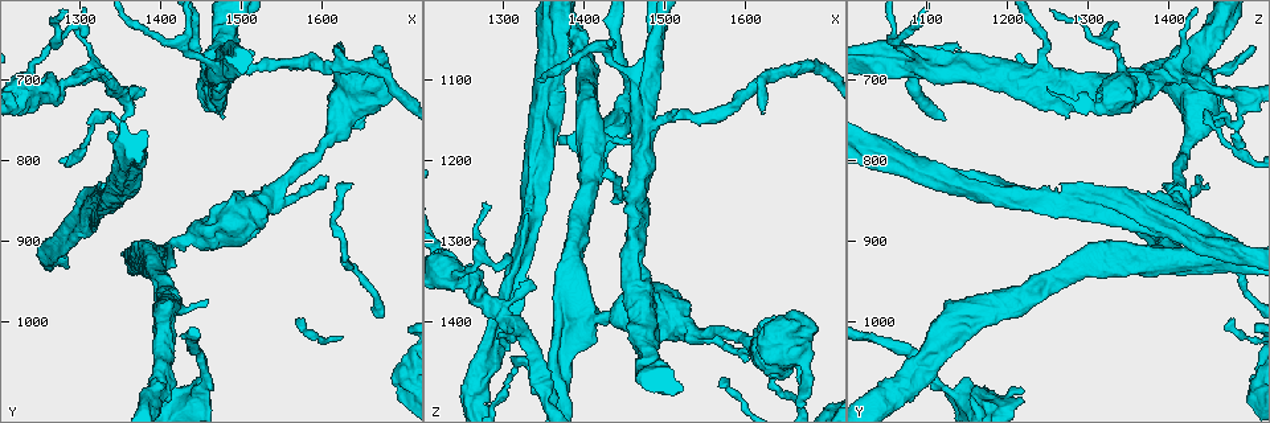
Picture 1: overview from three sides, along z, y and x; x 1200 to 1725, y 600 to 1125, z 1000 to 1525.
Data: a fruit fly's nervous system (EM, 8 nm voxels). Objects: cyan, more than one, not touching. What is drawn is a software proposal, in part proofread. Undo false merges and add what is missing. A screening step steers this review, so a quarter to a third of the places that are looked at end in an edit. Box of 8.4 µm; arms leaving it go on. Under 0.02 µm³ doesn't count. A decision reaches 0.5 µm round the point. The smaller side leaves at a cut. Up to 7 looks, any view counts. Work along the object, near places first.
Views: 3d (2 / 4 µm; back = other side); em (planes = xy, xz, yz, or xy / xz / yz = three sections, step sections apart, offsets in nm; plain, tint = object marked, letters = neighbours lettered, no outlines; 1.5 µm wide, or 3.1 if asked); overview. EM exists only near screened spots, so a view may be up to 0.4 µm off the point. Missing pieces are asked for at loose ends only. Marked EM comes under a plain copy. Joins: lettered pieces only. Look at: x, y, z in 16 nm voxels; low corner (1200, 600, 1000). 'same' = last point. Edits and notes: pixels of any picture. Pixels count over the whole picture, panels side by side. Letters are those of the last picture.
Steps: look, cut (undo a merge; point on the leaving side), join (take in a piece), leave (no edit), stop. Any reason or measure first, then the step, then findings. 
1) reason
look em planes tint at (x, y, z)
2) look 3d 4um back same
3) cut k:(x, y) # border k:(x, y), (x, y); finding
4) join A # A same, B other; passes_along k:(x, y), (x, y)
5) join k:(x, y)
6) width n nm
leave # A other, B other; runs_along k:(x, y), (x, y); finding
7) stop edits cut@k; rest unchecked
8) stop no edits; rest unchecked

branch stops here
look 3d 4um at (1605, 820, 1440)

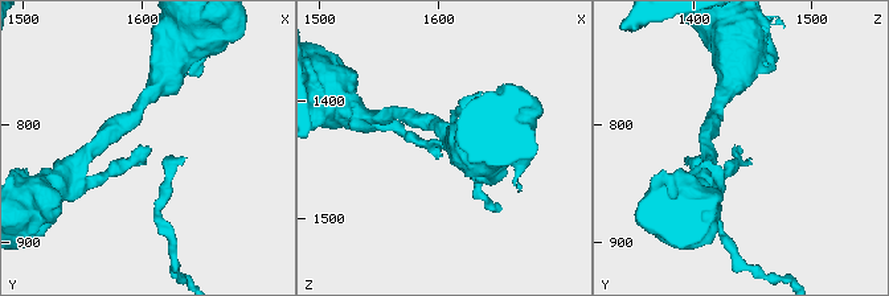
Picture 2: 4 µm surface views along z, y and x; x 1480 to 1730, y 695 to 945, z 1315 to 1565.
look em xz step 4 letters at (1606, 820, 1440)

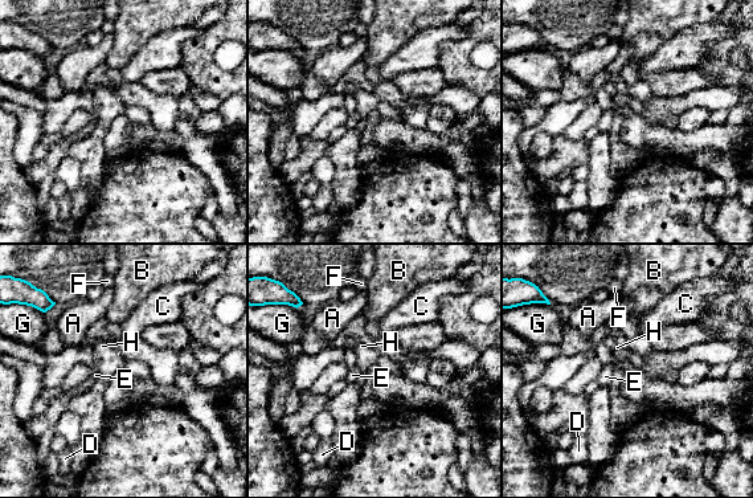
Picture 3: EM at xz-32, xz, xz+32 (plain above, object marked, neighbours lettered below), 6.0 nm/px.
another direction
look em xy step 4 letters same

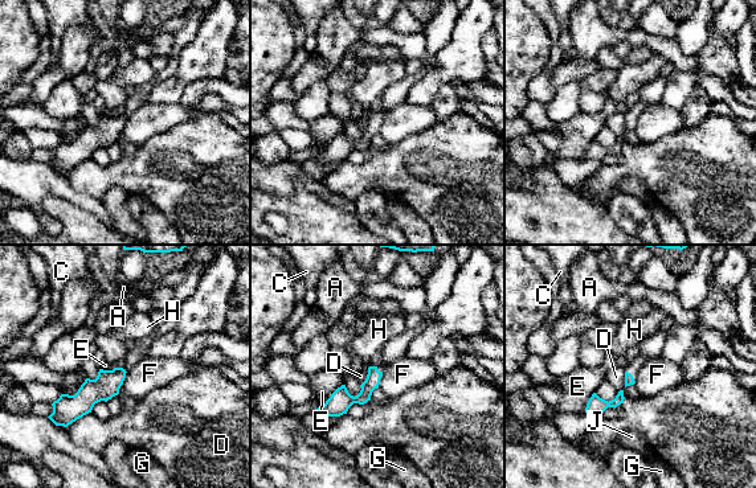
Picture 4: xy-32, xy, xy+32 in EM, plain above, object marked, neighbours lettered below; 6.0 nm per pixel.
leave # A other, C other, D other, E other, F other, G other, H other, J other; border 4:(127, 372), (118, 392); no lettered piece goes on from it

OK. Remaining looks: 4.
sharp bend
look em xz step 4 tint at (1405, 910, 1395)

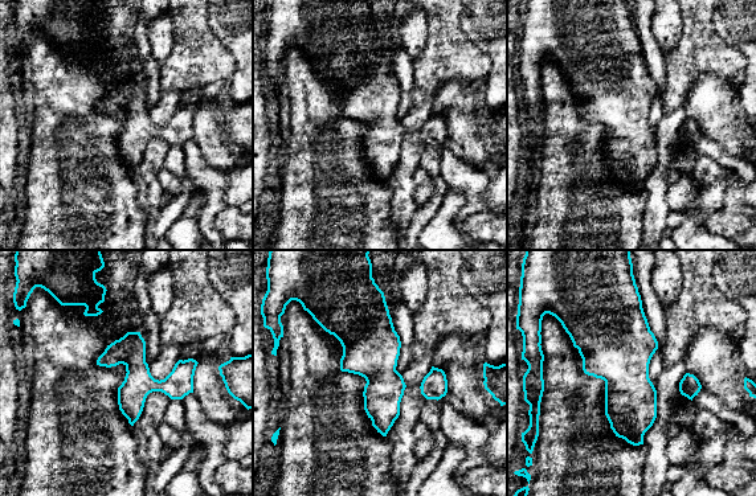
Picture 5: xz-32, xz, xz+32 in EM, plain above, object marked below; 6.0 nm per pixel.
look em planes letters same

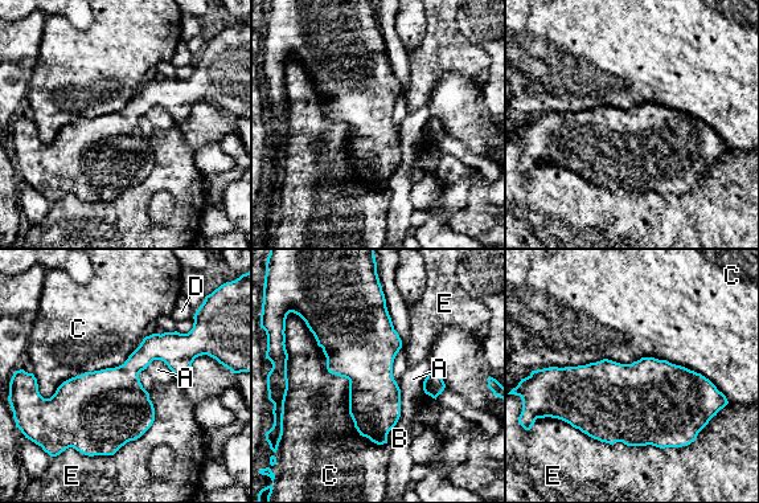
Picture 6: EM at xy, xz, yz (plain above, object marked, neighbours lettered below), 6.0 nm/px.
leave # A other, B other, C other, D other, E other; border 6:(541, 368), (657, 358), (722, 393); continuous, no second neuron

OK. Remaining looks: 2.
thick turns thin
look em yz step 8 tint at (1475, 680, 1155)

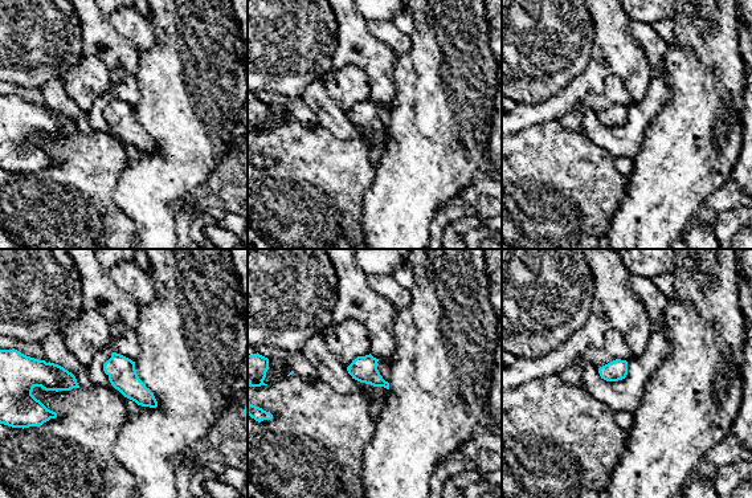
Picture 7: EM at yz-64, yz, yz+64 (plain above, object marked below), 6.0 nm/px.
look em planes letters same

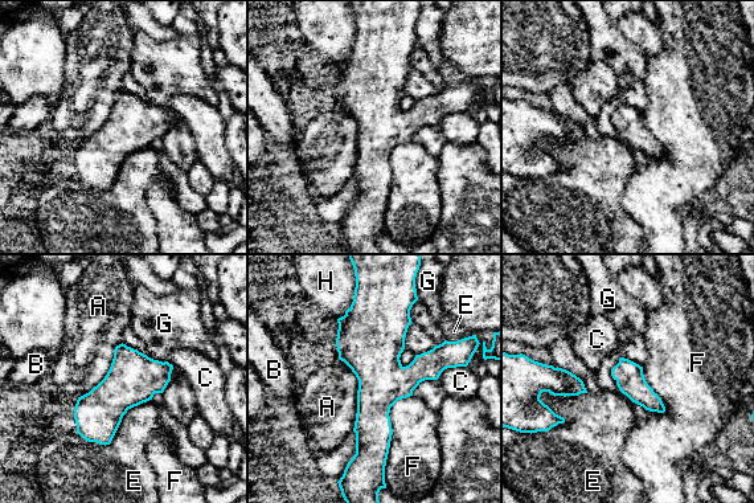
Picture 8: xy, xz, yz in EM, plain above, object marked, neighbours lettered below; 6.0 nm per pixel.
width 320 nm
leave # A other, B other, C other, E other, F other, G other, H other; border 8:(340, 359), (357, 380), (353, 430); all the same neuron

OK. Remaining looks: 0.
stop no edits; rest unchecked

